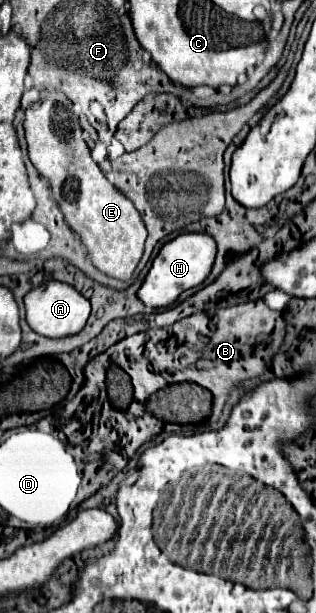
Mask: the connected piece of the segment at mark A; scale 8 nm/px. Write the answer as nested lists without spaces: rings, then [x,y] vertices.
[[[48,281],[28,291],[24,297],[28,325],[44,337],[66,337],[84,329],[90,315],[90,301],[72,285],[62,281]]]

